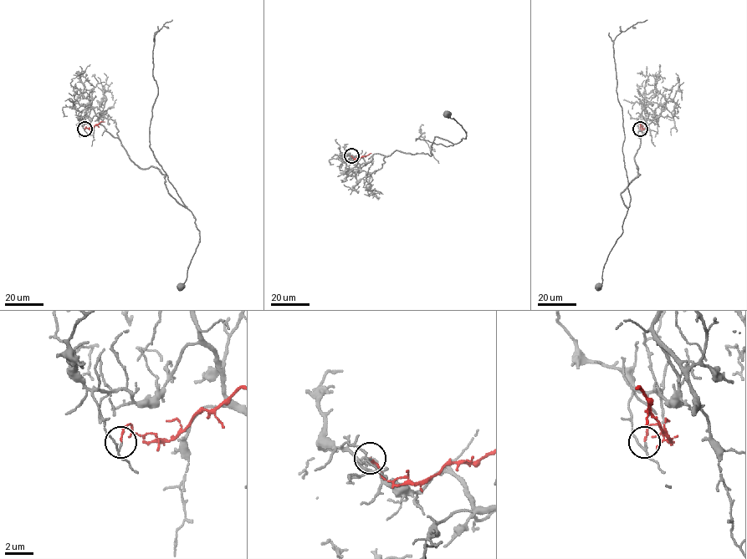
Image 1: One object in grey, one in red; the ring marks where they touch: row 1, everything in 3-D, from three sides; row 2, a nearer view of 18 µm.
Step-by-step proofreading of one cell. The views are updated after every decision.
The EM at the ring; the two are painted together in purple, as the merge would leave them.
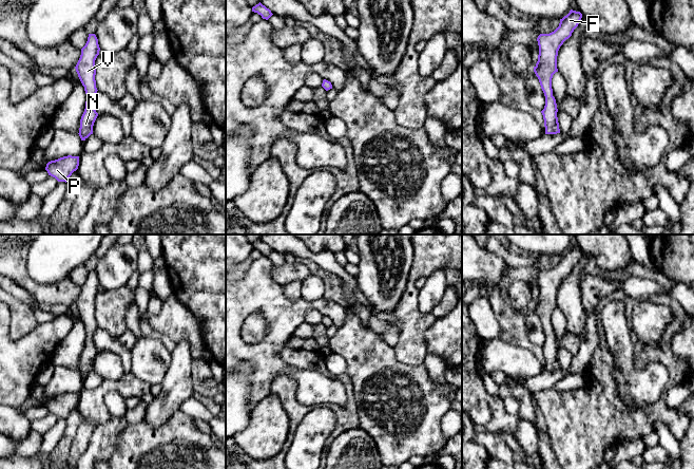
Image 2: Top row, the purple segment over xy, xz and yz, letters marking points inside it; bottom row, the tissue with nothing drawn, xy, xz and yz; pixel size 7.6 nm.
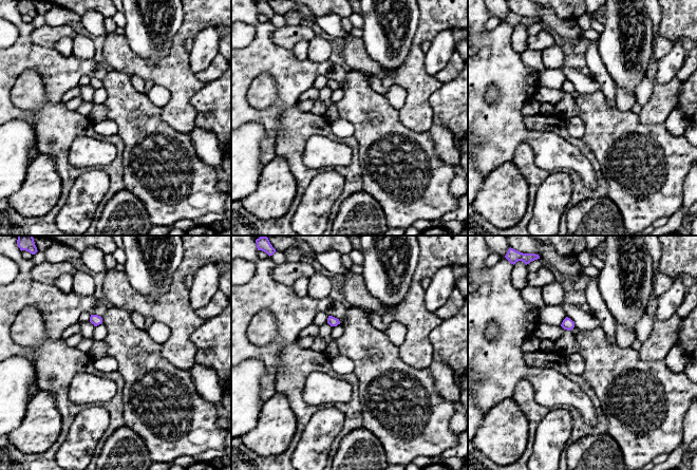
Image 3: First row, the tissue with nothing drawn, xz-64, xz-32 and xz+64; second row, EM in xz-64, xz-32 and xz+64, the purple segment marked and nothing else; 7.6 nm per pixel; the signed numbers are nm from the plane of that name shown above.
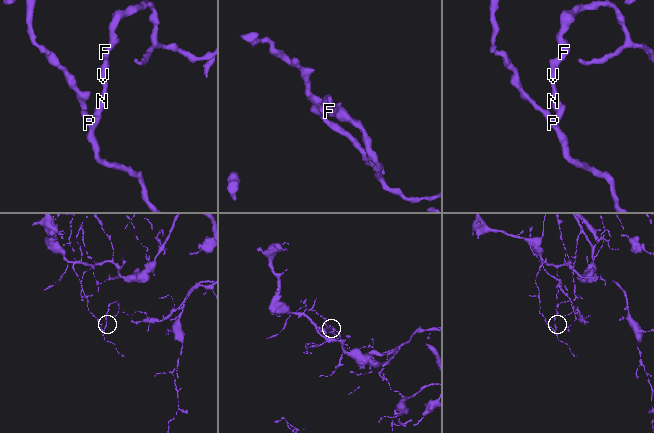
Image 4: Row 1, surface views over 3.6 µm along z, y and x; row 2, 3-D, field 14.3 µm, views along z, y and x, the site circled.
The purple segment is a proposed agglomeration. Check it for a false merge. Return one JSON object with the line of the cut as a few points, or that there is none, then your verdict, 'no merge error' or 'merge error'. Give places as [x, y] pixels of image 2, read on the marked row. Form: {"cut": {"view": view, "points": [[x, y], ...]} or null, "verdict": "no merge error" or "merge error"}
{"cut": null, "verdict": "no merge error"}

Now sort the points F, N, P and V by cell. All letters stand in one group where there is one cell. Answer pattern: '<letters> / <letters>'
F N P V

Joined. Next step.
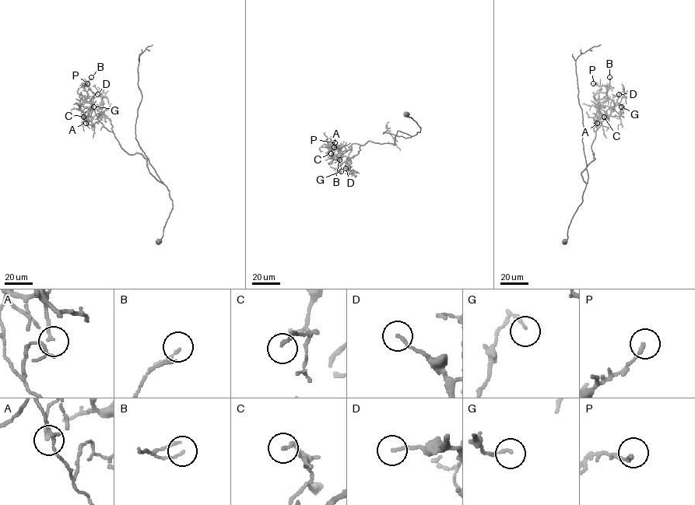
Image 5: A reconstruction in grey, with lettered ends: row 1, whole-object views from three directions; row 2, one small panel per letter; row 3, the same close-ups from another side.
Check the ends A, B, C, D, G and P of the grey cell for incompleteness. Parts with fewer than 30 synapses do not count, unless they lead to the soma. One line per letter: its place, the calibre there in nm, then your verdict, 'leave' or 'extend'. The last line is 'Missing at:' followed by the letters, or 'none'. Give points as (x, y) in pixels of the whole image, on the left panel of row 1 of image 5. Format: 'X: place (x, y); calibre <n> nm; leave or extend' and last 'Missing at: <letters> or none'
A: place (85, 123); calibre 150 nm; leave
B: place (91, 77); calibre 130 nm; leave
C: place (83, 117); calibre 160 nm; leave
D: place (97, 94); calibre 140 nm; leave
G: place (93, 106); calibre 140 nm; leave
P: place (87, 83); calibre 180 nm; leave
Missing at: none

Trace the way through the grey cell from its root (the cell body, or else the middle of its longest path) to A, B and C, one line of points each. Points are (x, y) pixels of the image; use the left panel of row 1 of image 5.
A: (158, 241), (173, 205), (167, 187), (149, 172), (147, 159), (140, 153), (128, 154), (96, 116), (85, 123)
B: (158, 241), (172, 208), (169, 191), (146, 159), (128, 154), (98, 120), (86, 85), (91, 77)
C: (158, 241), (173, 205), (167, 187), (149, 172), (146, 159), (121, 147), (92, 109), (83, 117)

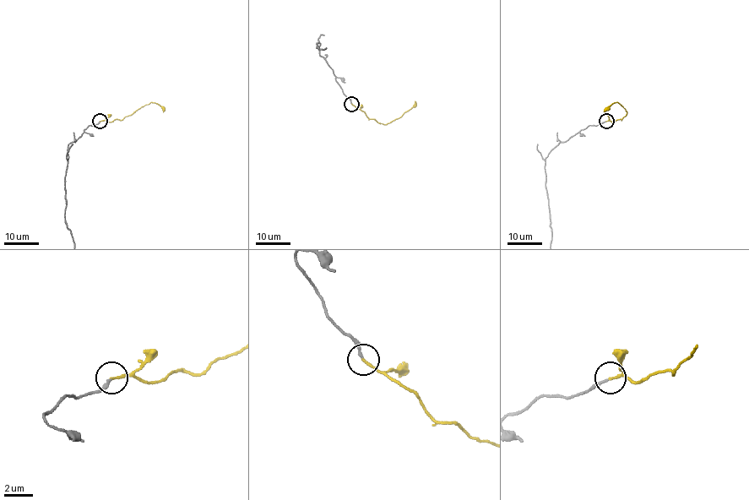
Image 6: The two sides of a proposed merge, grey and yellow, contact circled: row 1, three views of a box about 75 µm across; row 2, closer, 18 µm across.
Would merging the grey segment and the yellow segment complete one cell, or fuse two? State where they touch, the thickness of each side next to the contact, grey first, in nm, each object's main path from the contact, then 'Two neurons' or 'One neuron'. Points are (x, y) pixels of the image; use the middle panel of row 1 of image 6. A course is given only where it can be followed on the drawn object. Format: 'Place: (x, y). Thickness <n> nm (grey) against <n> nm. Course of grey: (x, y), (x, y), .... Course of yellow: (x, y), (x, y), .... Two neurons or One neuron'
Place: (351, 104). Thickness 170 nm (grey) against 170 nm. Course of yellow: (352, 104), (370, 118), (387, 124), (398, 118), (415, 101). One neuron

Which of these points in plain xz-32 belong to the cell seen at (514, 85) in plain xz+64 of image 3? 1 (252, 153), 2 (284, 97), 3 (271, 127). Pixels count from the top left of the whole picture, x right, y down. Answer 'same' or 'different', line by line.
1: different
2: same
3: same

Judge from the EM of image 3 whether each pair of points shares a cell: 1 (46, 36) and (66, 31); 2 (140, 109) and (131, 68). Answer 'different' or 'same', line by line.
1: same
2: different

